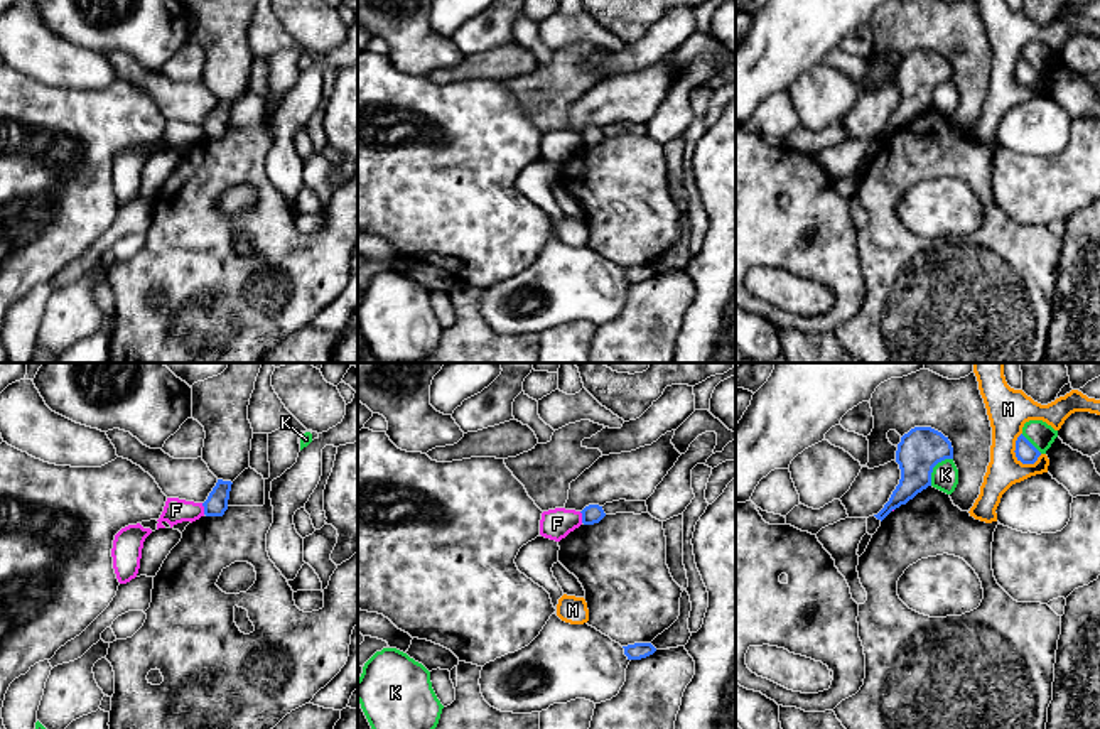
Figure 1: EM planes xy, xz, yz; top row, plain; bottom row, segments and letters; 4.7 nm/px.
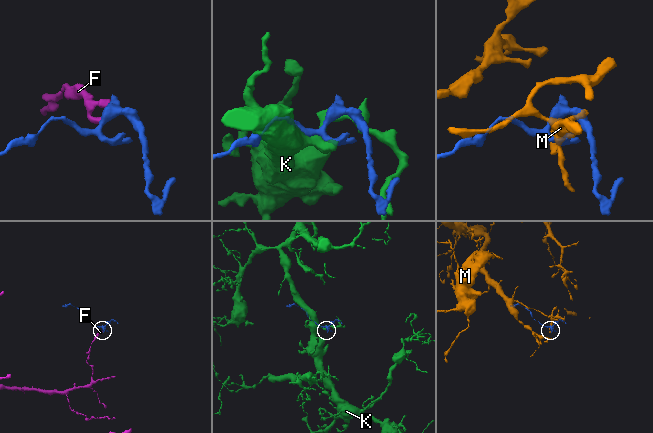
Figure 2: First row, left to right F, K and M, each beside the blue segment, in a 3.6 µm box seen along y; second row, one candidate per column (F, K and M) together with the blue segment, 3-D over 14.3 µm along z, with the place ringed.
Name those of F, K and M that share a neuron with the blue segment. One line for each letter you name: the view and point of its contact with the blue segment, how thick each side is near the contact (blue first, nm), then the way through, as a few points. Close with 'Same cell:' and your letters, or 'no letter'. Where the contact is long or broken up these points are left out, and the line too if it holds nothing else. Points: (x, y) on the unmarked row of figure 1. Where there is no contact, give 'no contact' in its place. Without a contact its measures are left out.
Same cell: no letter

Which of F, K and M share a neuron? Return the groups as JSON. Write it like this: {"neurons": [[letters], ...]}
{"neurons": [["F"], ["K"], ["M"]]}

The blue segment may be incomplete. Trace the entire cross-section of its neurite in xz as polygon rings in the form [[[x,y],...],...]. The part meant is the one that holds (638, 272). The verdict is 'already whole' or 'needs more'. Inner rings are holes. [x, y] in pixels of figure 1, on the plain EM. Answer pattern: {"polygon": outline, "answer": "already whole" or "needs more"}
{"polygon": [[[634,265],[623,270],[628,282],[641,282],[656,273],[656,270],[651,265]]], "answer": "already whole"}

